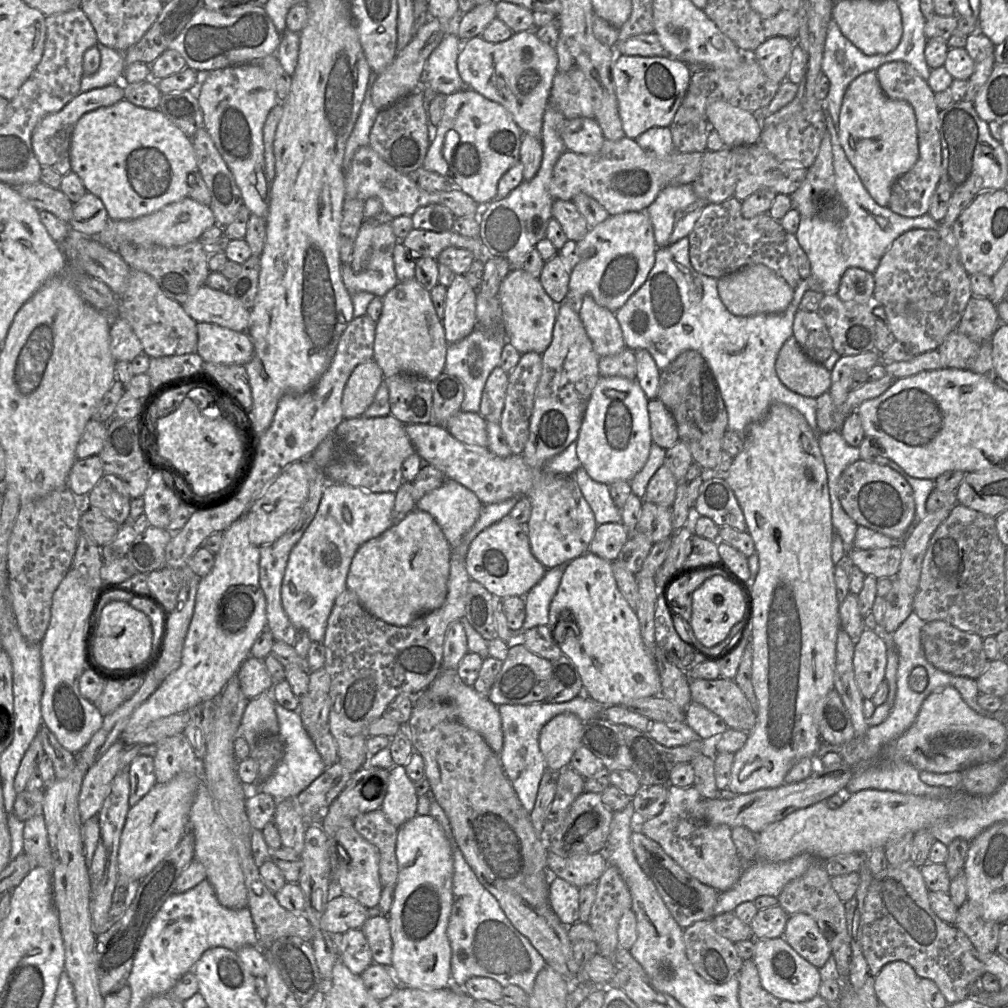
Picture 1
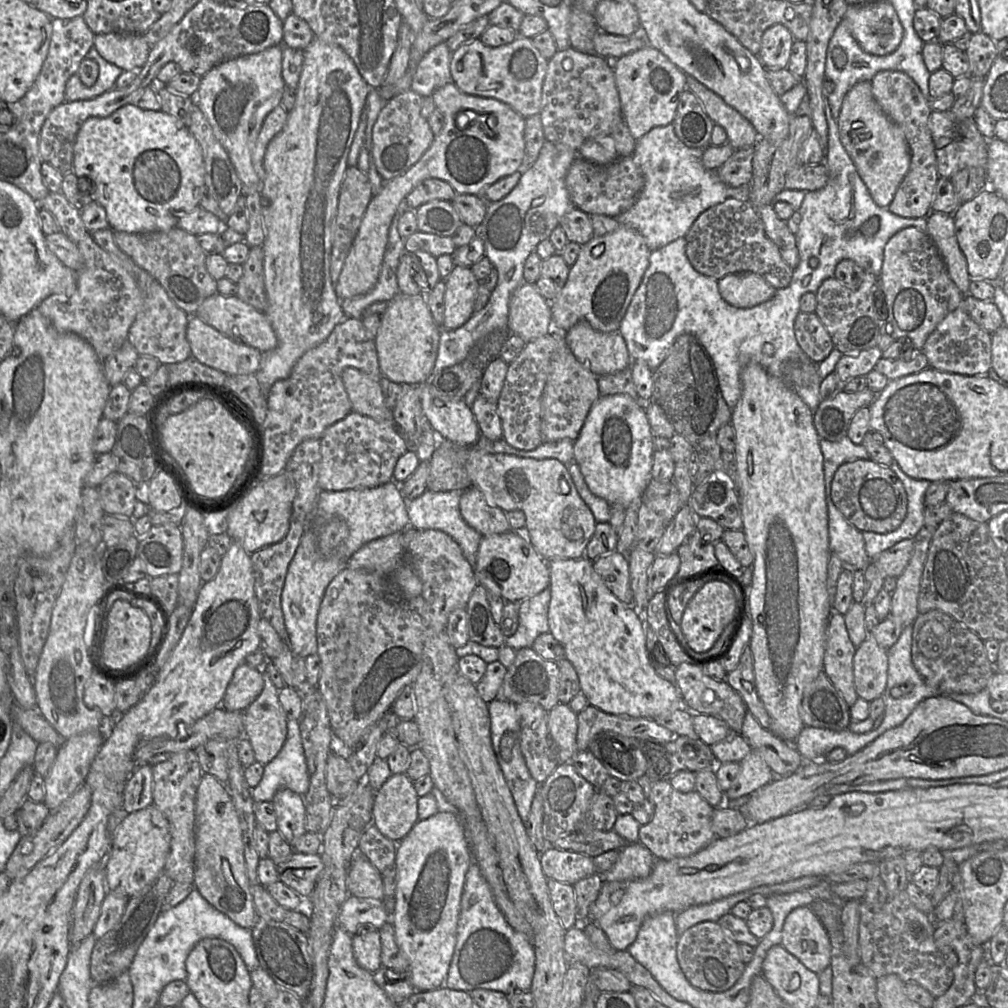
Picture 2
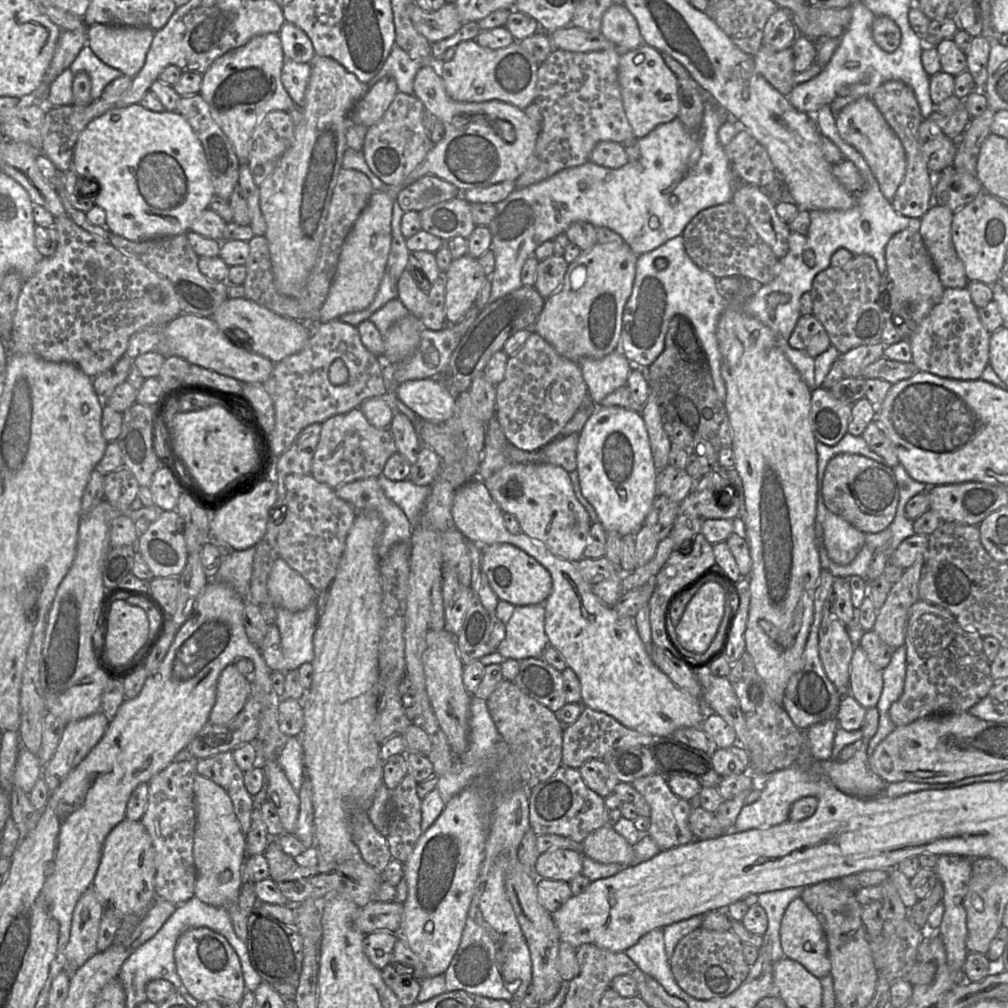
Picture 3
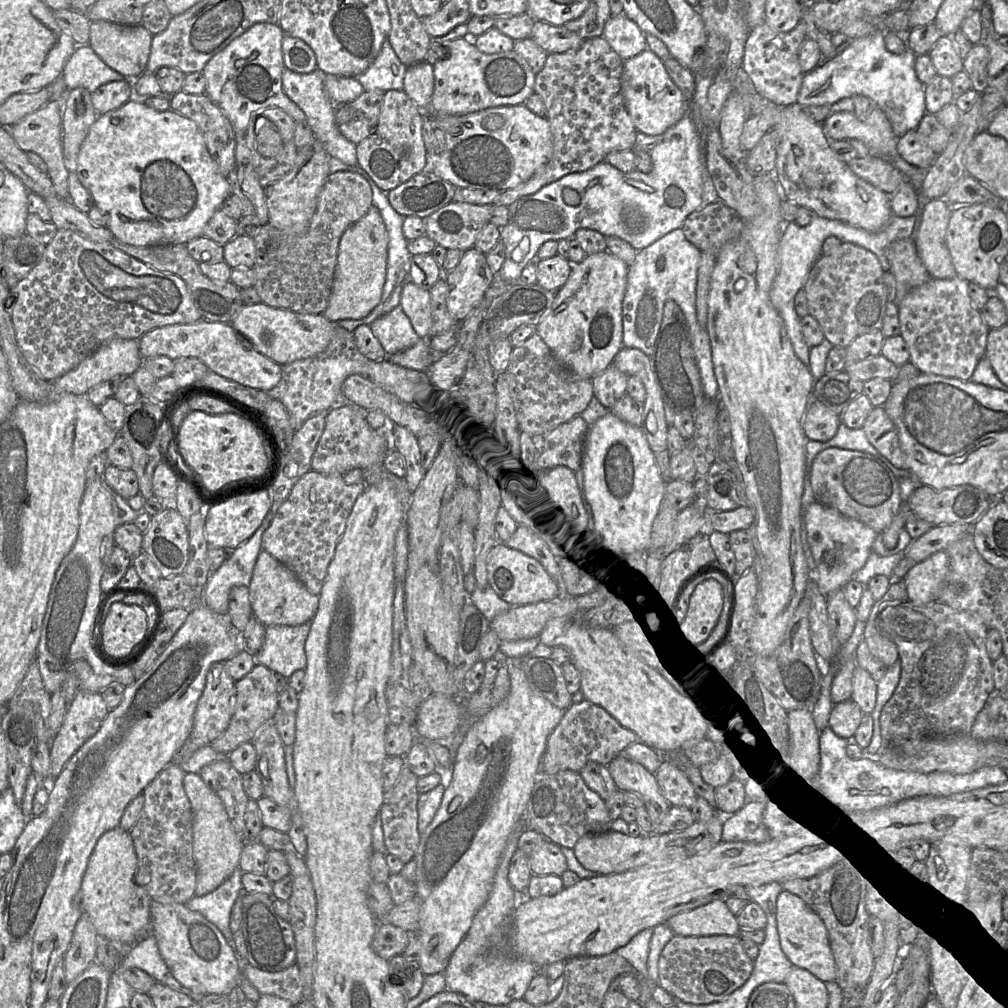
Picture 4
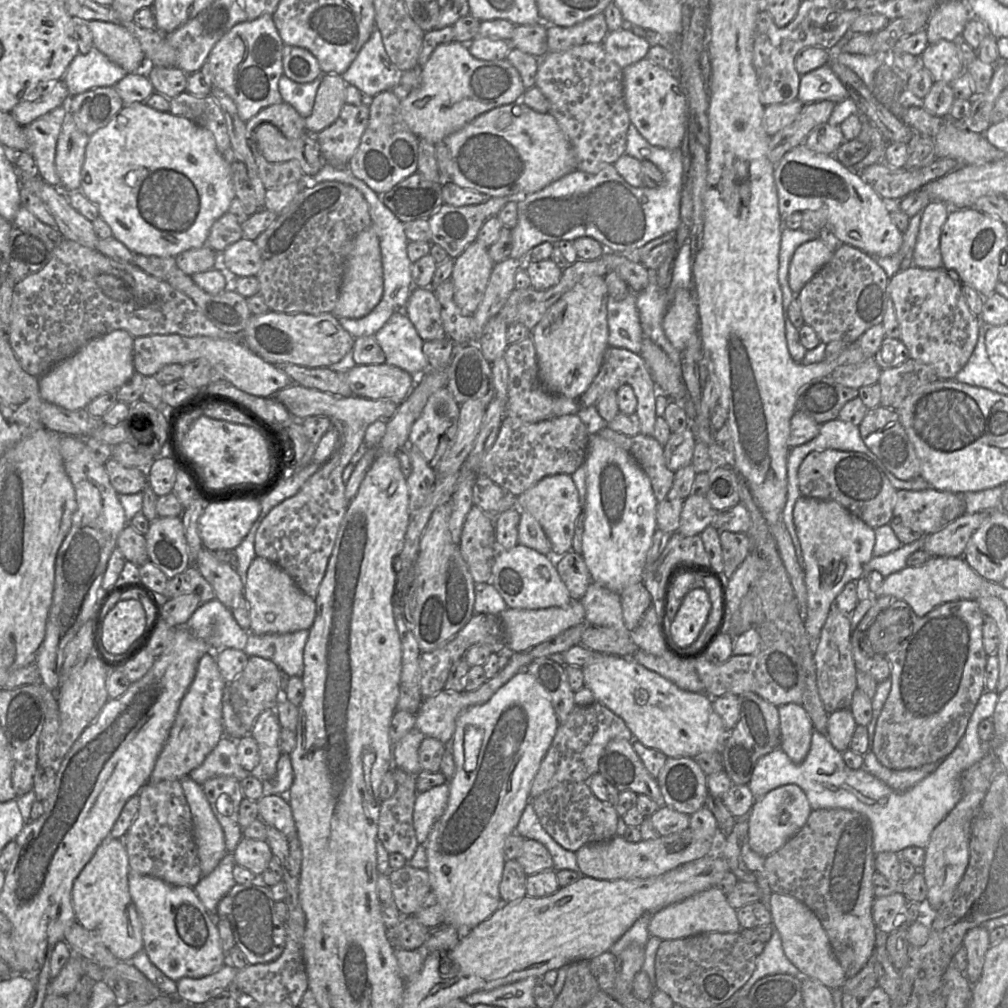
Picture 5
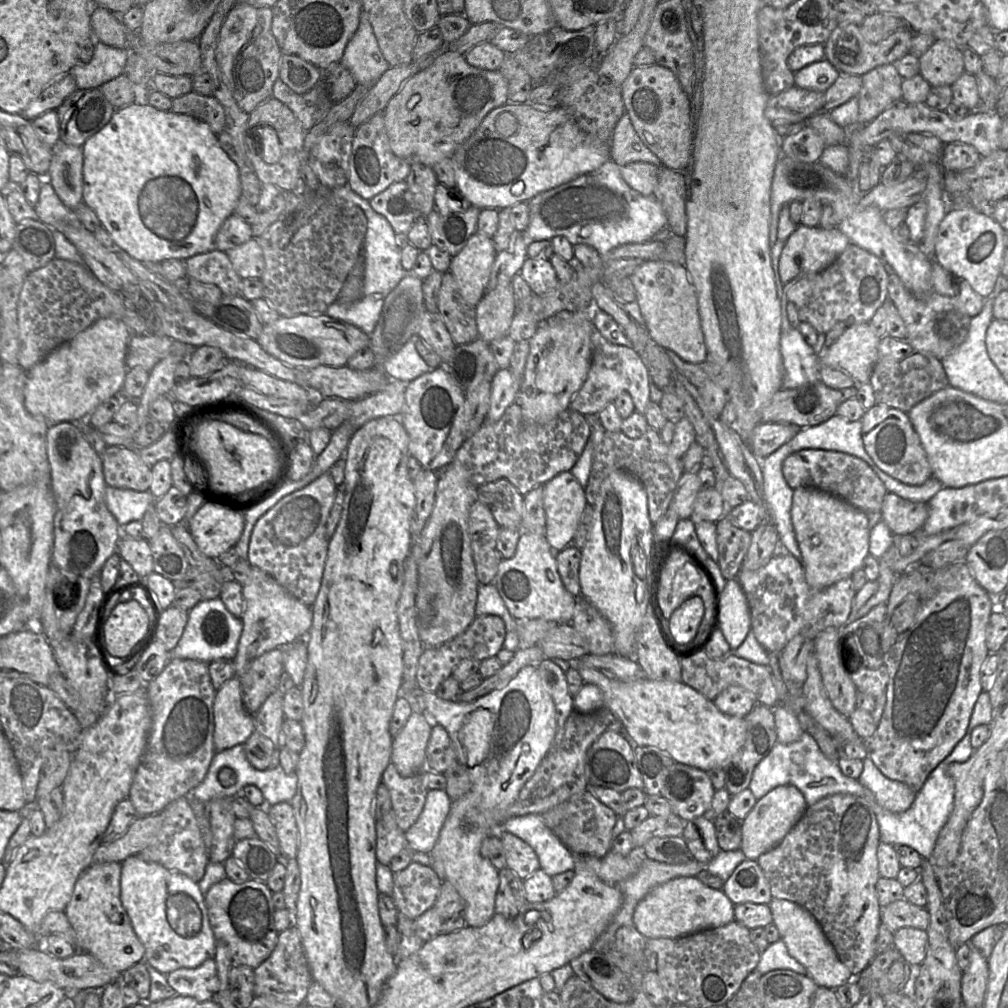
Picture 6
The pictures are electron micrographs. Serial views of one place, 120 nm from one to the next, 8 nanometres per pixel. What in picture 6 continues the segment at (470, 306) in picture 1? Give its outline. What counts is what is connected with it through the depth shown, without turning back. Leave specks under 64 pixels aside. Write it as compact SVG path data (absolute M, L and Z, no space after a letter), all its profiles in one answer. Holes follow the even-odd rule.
M476 232L470 237L466 246L458 255L452 257L449 271L455 277L459 292L464 301L474 308L476 308L487 291L487 285L496 254L497 251L493 239Z

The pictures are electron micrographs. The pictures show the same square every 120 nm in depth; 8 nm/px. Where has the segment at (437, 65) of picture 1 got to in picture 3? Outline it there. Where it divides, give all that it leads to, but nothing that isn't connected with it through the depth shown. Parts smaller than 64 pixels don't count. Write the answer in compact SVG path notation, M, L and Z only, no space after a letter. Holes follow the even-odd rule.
M394 44L382 68L367 85L370 86L384 77L392 77L396 81L398 91L412 95L415 75L426 65L436 64L431 57L412 59L401 47Z

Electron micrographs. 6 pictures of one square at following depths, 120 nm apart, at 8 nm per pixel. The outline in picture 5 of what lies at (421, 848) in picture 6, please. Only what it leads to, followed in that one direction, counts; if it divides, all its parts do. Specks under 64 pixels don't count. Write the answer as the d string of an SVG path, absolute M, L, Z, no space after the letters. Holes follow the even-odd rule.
M448 783L418 793L413 811L413 825L419 844L424 844L428 839L434 824L444 814L448 799Z

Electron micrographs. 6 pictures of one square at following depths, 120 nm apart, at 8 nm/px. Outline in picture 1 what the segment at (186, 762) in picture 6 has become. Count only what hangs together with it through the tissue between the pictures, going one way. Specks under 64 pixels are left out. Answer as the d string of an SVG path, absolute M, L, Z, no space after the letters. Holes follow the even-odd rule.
M248 656L238 669L236 676L247 699L253 699L271 691L275 681L269 674L264 660Z

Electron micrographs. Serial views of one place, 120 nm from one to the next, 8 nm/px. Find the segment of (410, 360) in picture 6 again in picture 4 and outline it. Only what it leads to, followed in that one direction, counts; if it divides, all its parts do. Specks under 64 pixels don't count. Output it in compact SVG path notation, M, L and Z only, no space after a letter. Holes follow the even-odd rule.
M401 305L377 318L370 326L389 356L414 346L420 339Z

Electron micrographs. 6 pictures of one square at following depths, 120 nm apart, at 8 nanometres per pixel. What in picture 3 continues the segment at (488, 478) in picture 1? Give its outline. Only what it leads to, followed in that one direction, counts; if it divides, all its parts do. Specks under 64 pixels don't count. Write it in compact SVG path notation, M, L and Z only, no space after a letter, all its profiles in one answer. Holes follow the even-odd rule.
M544 462L509 463L483 482L502 512L517 518L523 533L542 543L562 559L577 563L584 557L592 522L588 512L577 499L569 472L564 468Z

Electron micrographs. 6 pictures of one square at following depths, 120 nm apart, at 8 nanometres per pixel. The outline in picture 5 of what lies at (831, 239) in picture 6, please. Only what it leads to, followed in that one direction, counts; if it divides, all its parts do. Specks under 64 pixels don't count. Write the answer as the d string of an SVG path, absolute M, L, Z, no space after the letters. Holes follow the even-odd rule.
M820 238L800 245L794 252L789 265L788 281L797 294L811 278L832 258L831 251Z

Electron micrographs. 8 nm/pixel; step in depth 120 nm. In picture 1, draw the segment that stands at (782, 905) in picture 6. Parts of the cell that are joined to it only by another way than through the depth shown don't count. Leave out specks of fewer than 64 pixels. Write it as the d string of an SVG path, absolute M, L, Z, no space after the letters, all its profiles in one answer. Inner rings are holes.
M805 913L789 916L783 938L802 958L818 969L832 956L831 948L817 923Z

